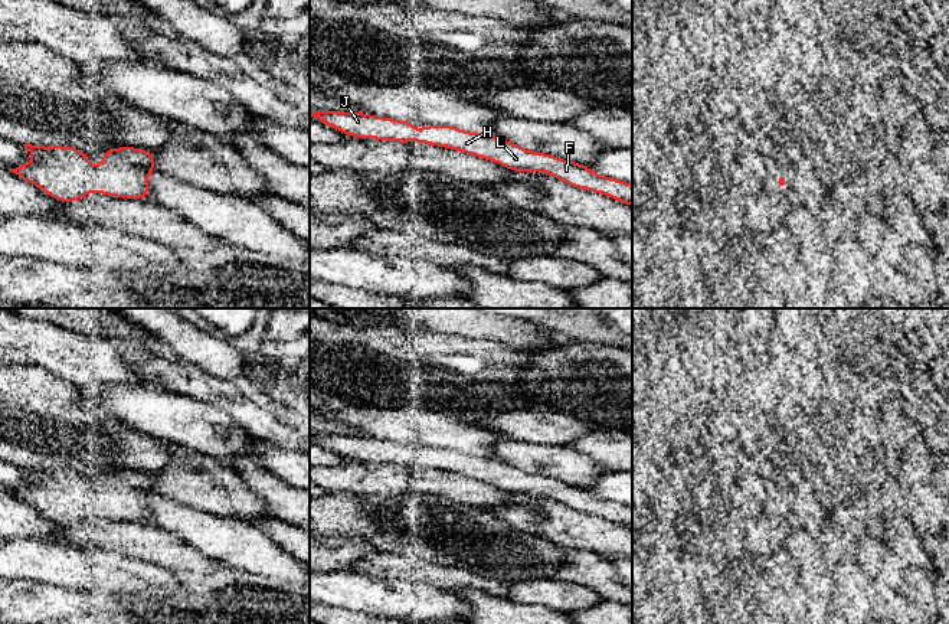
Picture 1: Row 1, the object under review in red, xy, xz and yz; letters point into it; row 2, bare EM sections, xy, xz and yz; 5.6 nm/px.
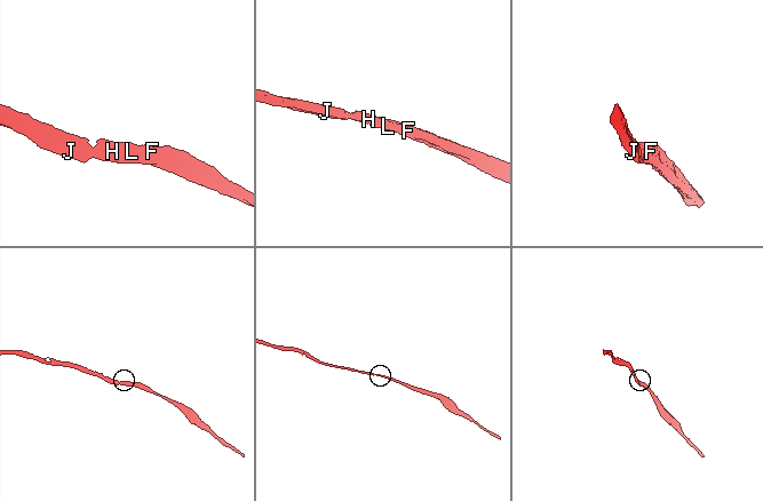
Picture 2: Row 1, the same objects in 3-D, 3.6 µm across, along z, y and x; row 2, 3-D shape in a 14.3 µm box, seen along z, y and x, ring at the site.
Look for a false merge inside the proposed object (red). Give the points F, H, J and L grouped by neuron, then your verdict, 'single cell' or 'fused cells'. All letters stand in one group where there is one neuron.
F H J L | single cell

